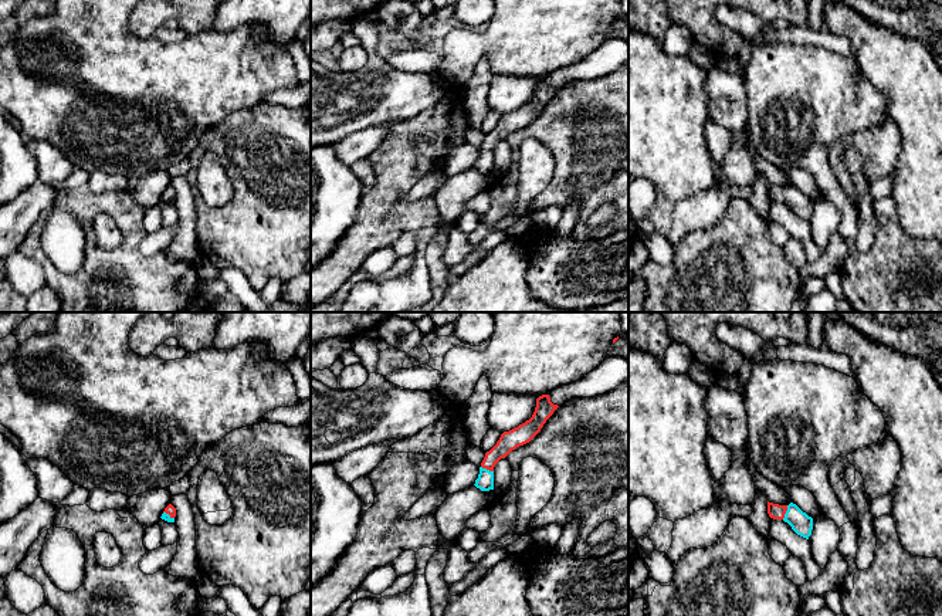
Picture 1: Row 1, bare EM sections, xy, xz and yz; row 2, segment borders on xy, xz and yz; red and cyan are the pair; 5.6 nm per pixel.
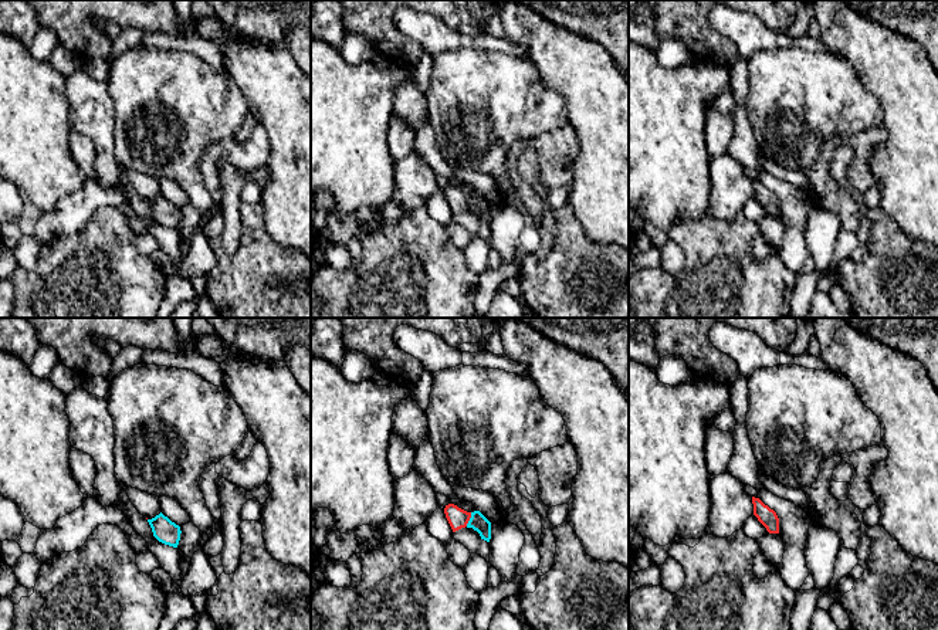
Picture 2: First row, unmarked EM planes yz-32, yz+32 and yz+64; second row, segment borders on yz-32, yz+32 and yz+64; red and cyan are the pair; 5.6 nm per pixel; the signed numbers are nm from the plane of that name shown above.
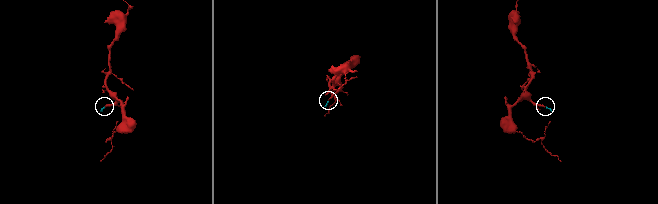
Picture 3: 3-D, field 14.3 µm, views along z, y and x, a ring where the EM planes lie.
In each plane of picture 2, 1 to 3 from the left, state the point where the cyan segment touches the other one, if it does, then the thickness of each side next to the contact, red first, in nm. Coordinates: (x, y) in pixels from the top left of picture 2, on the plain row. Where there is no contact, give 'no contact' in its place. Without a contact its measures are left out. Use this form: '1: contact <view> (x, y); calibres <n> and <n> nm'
1: no contact
2: contact yz+32 (468, 202); calibres 120 and 100 nm
3: no contact

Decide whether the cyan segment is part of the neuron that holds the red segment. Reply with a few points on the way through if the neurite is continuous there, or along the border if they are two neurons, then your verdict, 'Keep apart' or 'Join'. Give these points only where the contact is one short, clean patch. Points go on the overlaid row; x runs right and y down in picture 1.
Path across: yz (775, 511), (785, 513), (792, 514), (802, 524). Join

